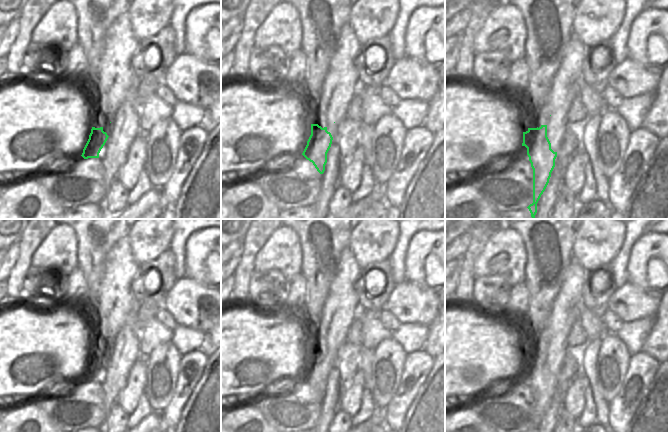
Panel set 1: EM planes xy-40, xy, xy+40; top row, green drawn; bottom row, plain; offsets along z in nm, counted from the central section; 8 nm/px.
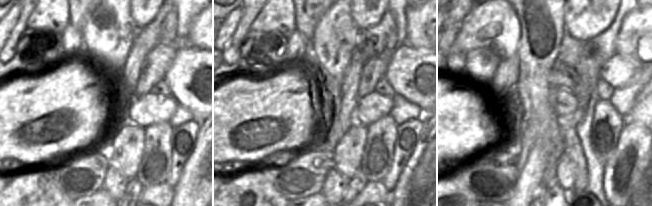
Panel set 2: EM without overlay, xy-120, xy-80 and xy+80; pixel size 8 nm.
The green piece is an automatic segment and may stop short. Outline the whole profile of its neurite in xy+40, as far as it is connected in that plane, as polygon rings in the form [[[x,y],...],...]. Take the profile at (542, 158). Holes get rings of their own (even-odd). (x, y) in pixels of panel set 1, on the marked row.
[[[572,32],[561,65],[551,83],[547,101],[541,109],[539,120],[541,126],[528,128],[523,132],[522,146],[527,148],[533,169],[533,203],[527,207],[533,219],[537,213],[537,203],[549,183],[557,157],[557,152],[551,149],[546,124],[553,115],[556,120],[567,125],[567,113],[575,97],[573,83],[581,77],[586,55],[587,46]]]

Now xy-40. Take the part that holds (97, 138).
[[[127,12],[118,16],[107,31],[105,49],[97,65],[97,95],[91,99],[93,127],[82,157],[99,158],[108,135],[103,125],[113,122],[133,77],[131,59],[139,45]]]

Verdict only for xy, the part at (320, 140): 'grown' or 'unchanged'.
grown

